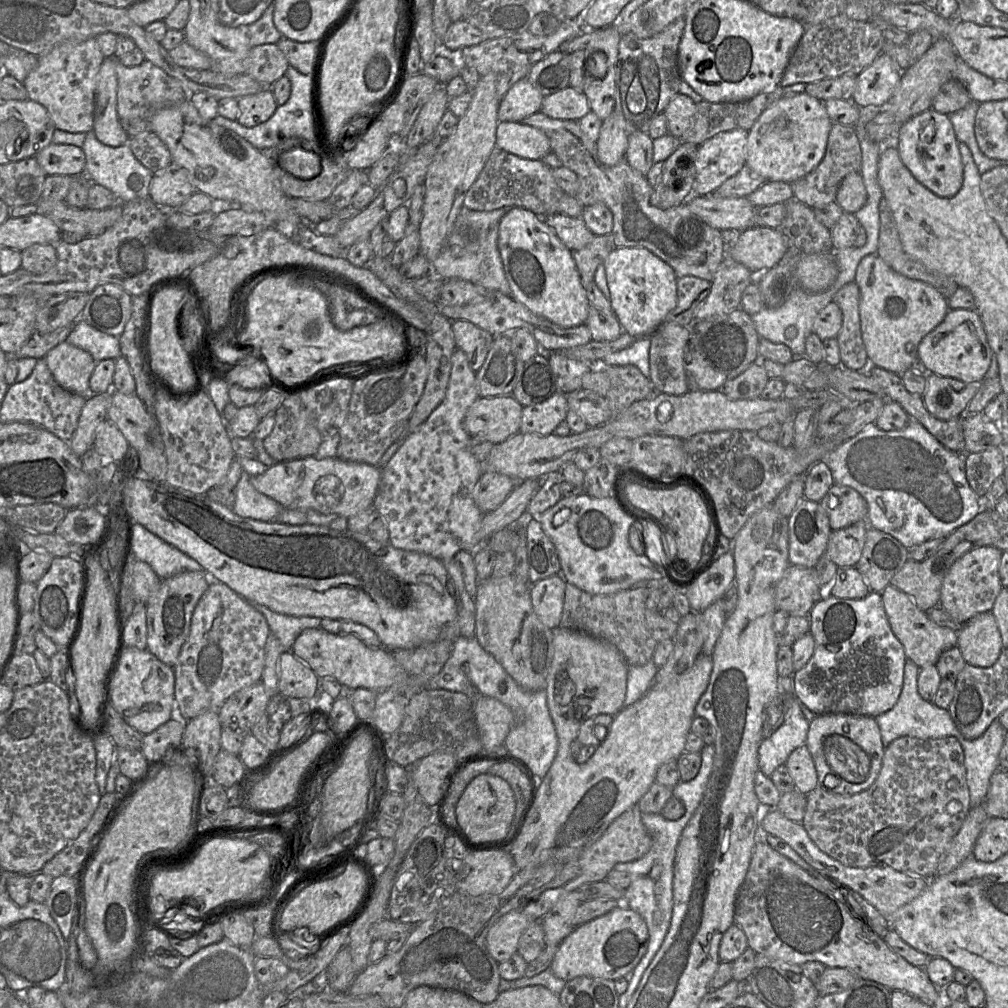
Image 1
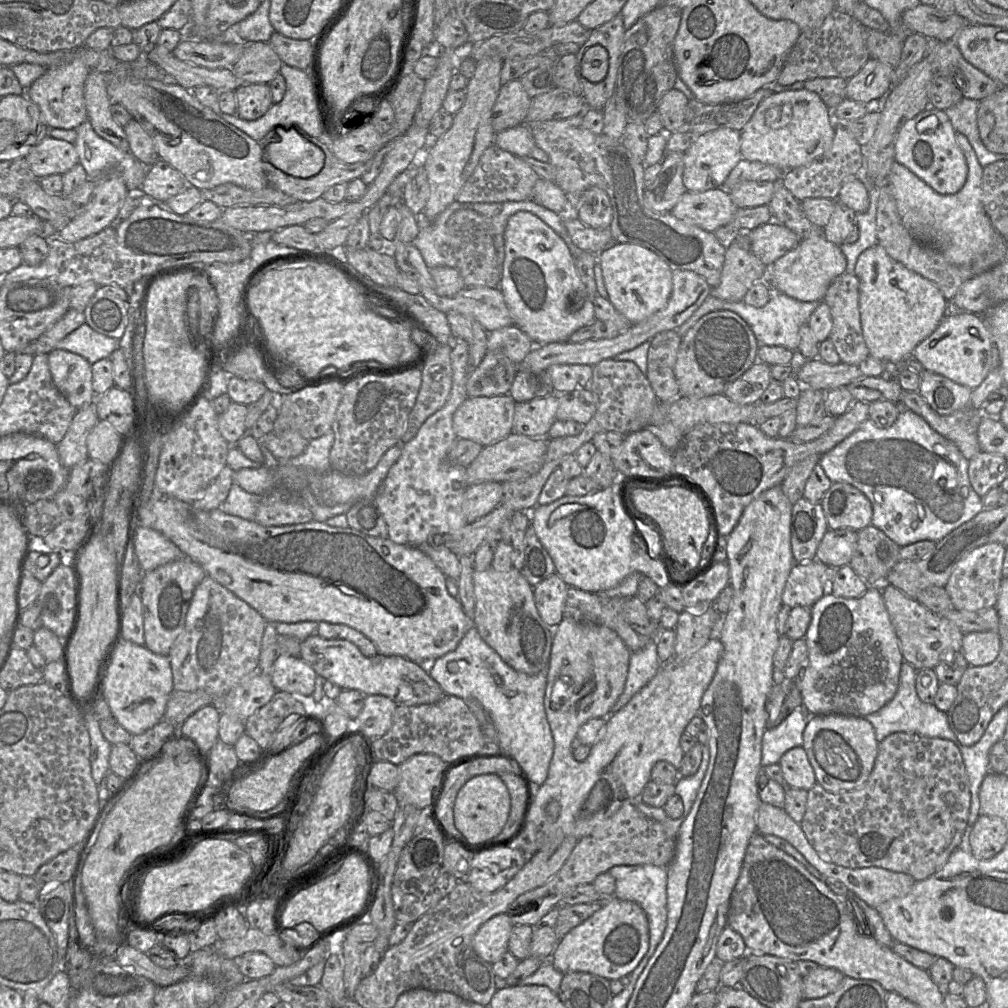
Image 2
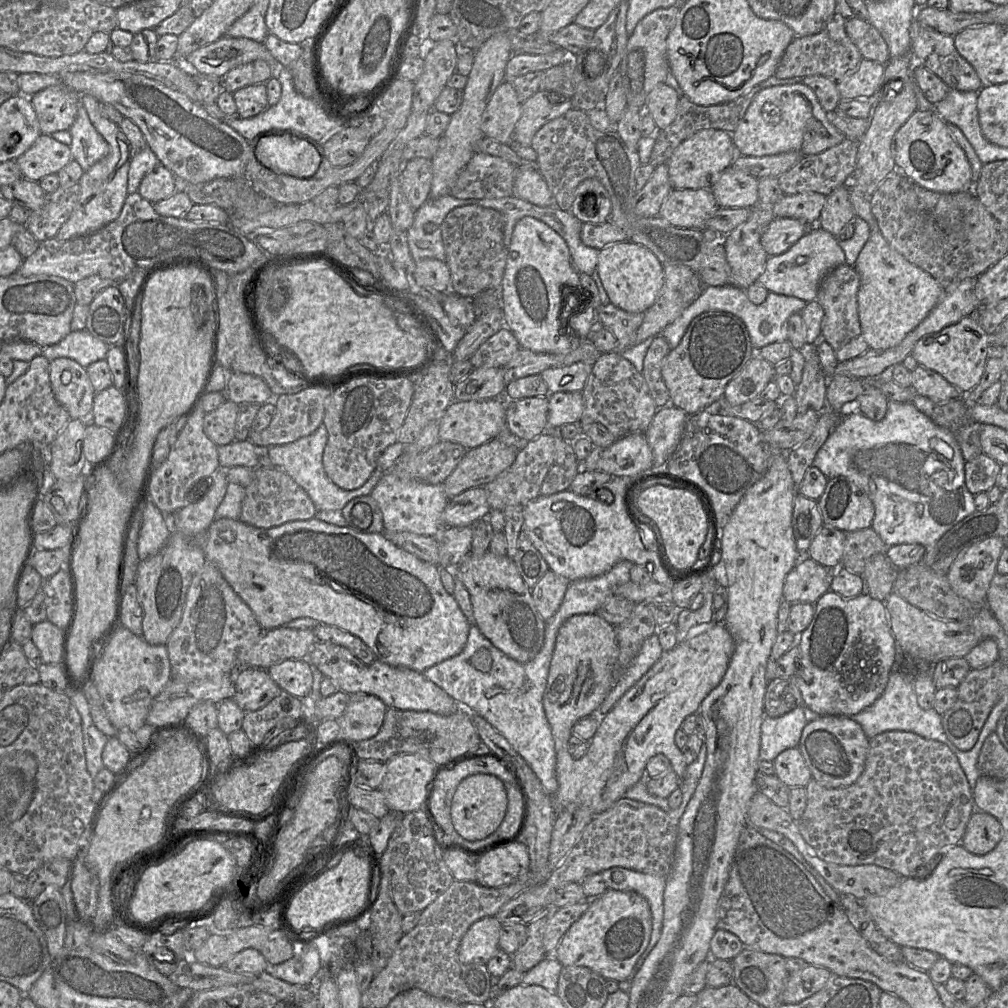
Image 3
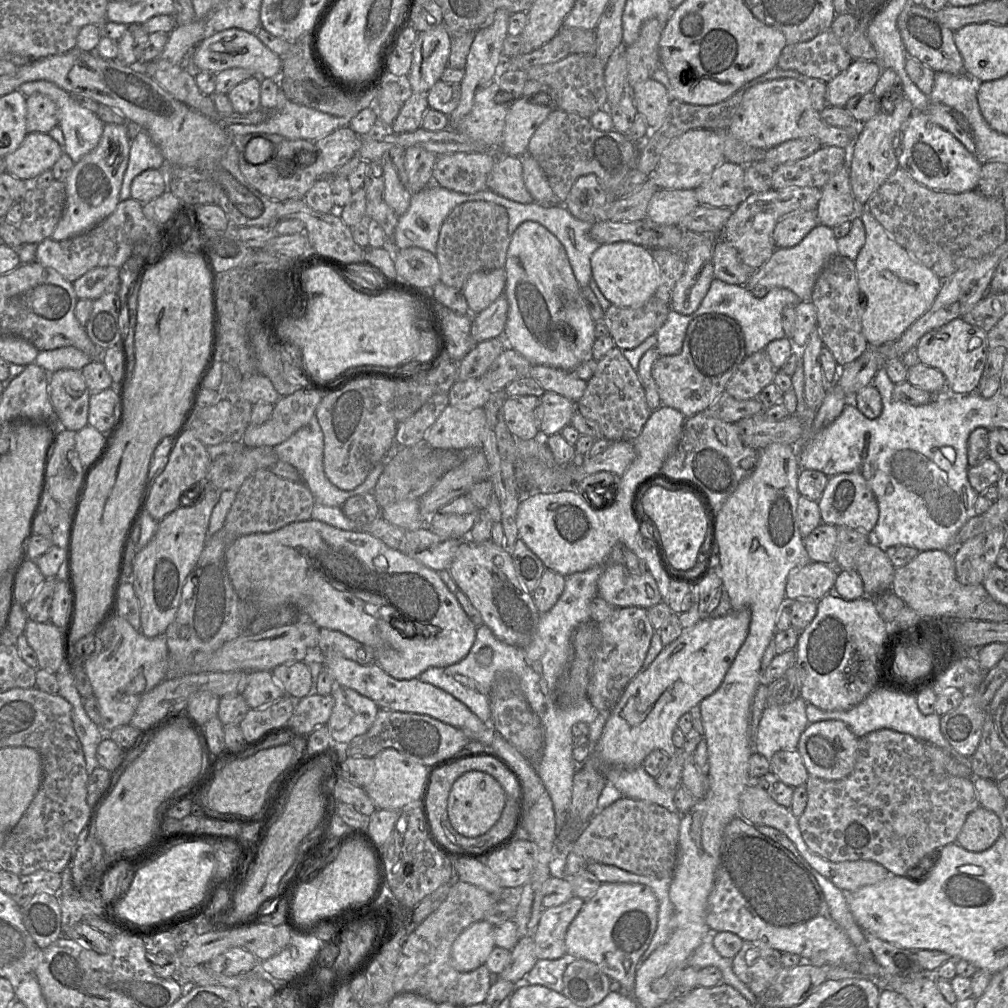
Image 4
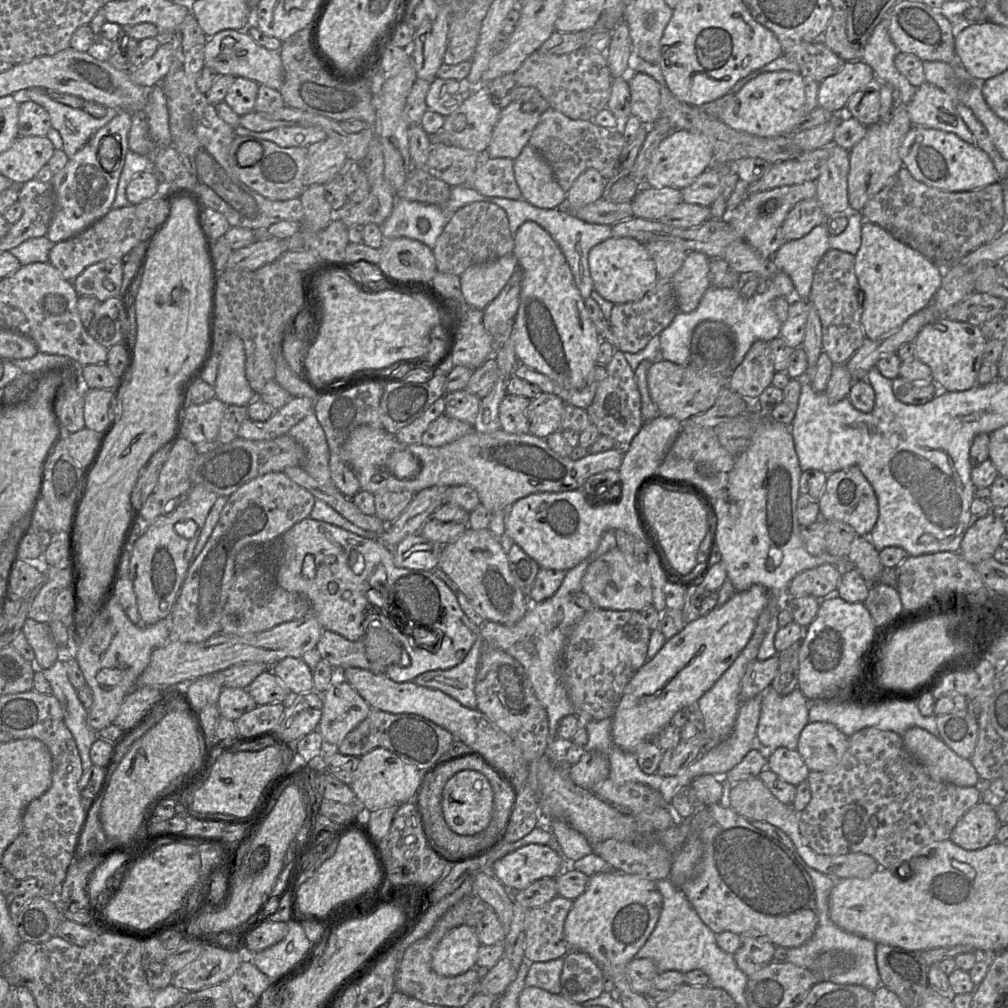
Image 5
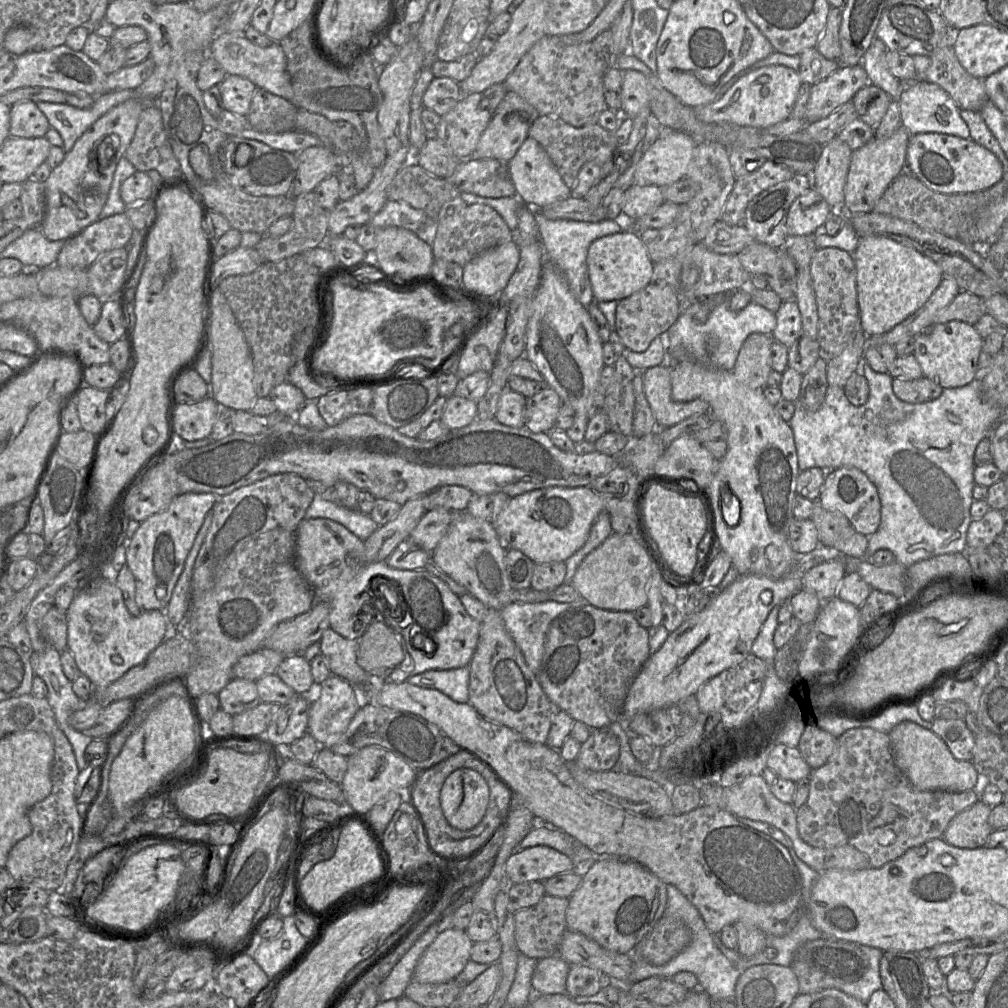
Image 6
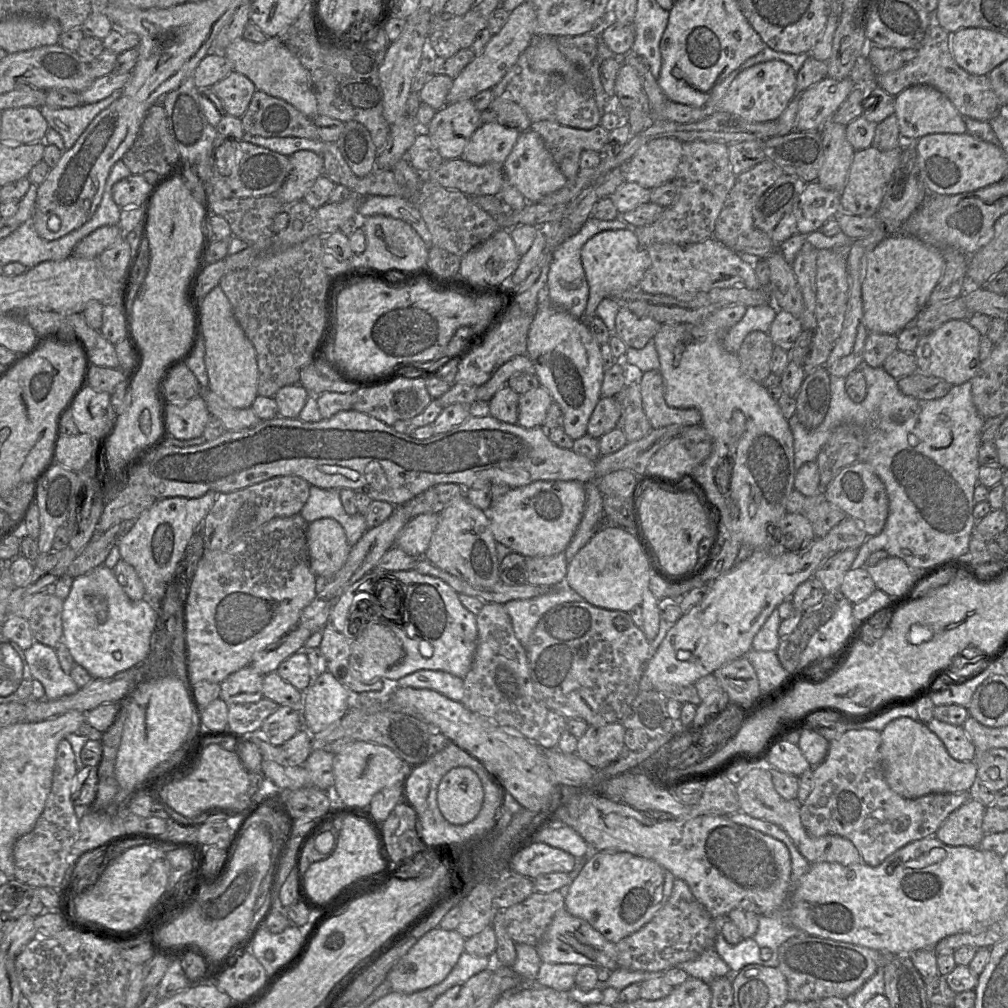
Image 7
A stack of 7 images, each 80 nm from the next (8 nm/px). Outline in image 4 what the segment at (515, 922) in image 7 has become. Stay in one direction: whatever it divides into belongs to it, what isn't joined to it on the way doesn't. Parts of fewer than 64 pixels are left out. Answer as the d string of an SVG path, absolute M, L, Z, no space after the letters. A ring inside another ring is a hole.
M574 896L559 906L543 909L534 933L538 959L559 959L566 954L567 929L584 902L585 900Z

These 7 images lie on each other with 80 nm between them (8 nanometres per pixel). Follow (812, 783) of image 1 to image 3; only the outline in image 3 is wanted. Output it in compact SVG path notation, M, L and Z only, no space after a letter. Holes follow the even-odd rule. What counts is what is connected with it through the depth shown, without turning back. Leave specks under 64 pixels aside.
M798 747L780 753L773 764L775 775L788 788L806 787L812 779L812 774Z

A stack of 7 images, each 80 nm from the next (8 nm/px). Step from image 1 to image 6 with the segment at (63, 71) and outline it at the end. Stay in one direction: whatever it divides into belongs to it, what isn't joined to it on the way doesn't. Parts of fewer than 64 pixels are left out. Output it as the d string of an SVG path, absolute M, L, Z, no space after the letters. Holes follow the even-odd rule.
M20 101L10 108L10 137L40 138L45 137L50 129L47 117L36 103Z

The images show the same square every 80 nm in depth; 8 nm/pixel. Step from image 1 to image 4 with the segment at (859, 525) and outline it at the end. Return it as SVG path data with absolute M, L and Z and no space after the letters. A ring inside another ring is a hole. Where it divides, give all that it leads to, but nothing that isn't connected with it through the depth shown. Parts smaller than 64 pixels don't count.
M821 523L804 539L804 546L810 560L833 565L836 540L837 527Z

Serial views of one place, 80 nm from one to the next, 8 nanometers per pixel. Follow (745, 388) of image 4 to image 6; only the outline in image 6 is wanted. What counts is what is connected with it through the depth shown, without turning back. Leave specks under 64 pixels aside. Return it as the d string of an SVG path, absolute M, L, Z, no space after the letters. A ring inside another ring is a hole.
M751 333L743 342L732 370L735 378L751 389L767 386L771 367L771 335Z

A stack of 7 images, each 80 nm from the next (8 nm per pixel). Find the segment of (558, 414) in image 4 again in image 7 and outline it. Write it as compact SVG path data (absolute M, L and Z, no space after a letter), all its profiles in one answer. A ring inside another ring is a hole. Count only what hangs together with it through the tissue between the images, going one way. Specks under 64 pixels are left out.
M542 386L520 395L517 424L524 428L542 427L552 403L552 397Z

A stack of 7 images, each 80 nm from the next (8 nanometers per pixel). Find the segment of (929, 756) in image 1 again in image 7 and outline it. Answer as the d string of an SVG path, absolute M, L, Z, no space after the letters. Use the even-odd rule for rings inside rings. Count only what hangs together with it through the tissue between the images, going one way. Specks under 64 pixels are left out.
M872 729L848 730L830 742L825 759L813 767L814 788L800 805L800 819L807 833L813 837L838 835L848 839L861 855L863 863L876 867L887 857L909 843L935 834L947 817L972 799L972 791L929 794L906 799L888 786L880 762L881 732Z

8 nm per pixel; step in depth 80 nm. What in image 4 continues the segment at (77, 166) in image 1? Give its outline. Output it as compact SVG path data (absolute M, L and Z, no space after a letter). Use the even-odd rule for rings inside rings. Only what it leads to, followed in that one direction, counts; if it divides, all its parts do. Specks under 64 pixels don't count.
M28 133L20 146L4 156L6 172L25 181L35 181L44 171L52 169L63 153L62 147L48 133Z

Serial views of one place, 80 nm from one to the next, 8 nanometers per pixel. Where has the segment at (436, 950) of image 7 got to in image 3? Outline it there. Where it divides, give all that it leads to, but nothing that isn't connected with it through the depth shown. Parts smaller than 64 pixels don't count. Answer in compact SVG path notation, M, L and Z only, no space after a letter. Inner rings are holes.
M484 917L470 926L458 949L459 960L464 964L484 964L499 950L502 924L493 917Z

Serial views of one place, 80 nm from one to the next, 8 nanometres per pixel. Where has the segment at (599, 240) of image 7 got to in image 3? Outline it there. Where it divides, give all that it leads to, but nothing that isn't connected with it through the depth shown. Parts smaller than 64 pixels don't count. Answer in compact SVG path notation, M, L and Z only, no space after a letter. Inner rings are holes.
M630 241L613 243L600 250L597 271L610 302L630 313L644 313L656 301L664 283L664 265L643 245Z

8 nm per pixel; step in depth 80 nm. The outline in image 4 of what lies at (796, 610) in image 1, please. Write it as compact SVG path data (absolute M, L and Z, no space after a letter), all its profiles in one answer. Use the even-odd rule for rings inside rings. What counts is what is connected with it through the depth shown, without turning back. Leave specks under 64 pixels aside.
M813 562L795 568L786 582L786 601L796 599L820 600L834 590L838 569L833 565Z

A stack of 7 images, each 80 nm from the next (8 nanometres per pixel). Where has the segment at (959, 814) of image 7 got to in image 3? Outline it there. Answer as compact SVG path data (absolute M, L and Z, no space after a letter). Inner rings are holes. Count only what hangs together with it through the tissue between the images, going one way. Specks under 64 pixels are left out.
M975 810L959 845L974 855L982 856L991 852L1001 841L1002 836L1002 826L995 817Z

